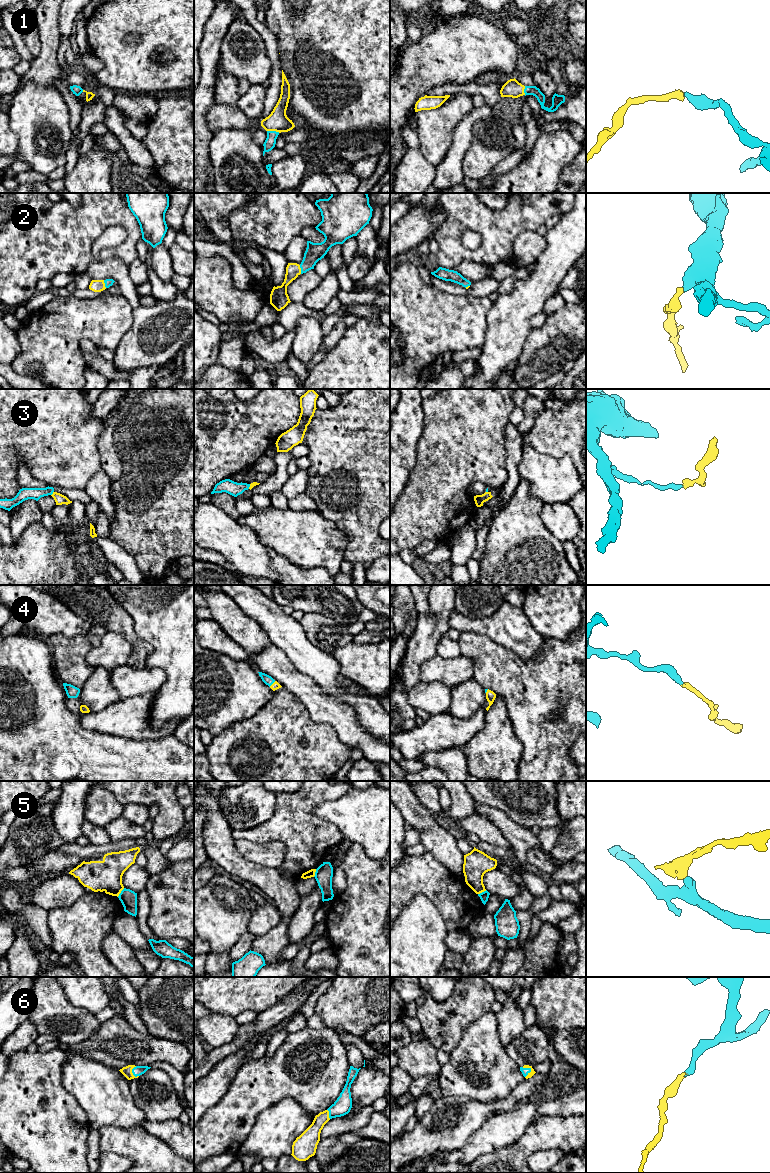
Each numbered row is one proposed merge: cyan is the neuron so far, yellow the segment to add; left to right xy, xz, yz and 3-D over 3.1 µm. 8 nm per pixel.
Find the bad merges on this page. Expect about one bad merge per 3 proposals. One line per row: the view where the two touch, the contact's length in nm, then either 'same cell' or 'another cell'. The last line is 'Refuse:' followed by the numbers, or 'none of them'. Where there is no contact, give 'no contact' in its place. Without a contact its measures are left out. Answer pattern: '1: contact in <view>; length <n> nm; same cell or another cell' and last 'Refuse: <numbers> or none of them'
1: contact in xz; length 110 nm; same cell
2: contact in xz; length 70 nm; same cell
3: contact in xy; length 40 nm; another cell
4: contact in xz; length 70 nm; same cell
5: contact in xy; length 90 nm; another cell
6: contact in yz; length 100 nm; same cell
Refuse: 3, 5

